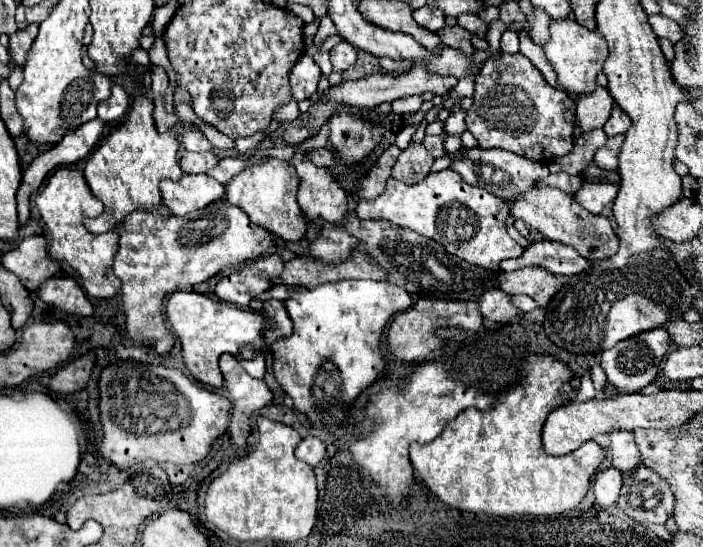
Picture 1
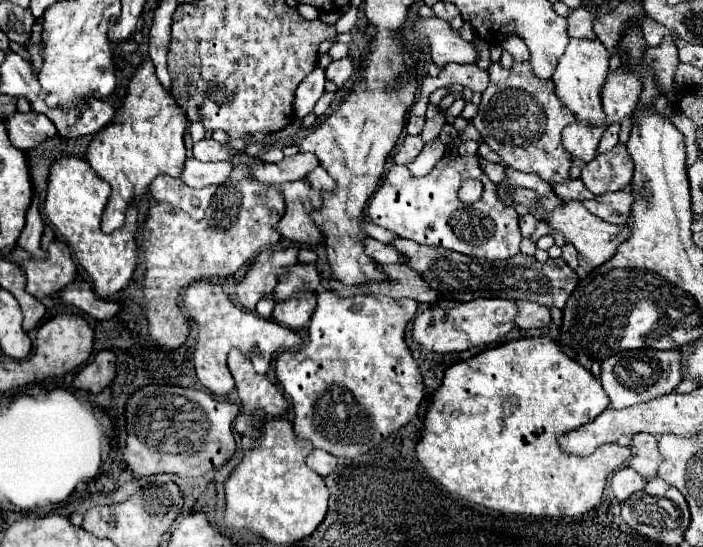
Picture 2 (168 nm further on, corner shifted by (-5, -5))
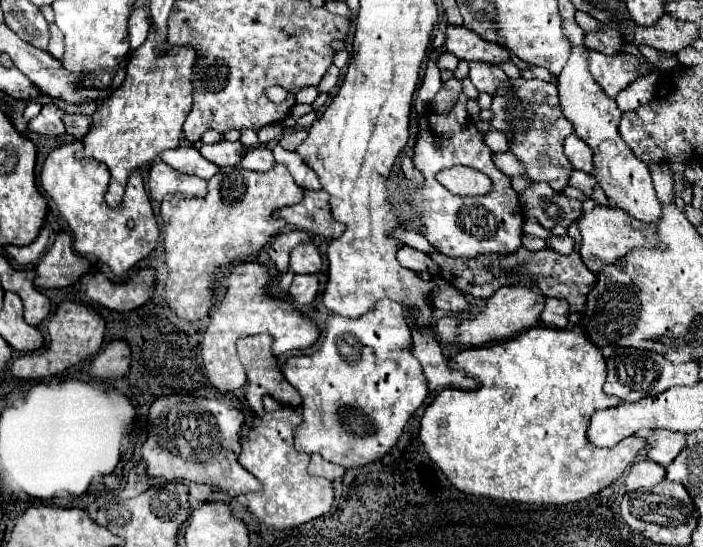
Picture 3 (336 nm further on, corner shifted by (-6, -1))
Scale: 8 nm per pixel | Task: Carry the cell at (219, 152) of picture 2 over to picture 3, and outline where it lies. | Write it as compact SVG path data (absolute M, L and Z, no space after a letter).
M223 139L223 141L219 141L219 143L215 143L215 145L201 145L201 155L207 159L207 161L211 161L211 163L215 163L215 165L219 165L219 167L227 167L227 165L239 165L241 163L241 159L245 157L245 147L239 143L239 141L227 141L227 139Z

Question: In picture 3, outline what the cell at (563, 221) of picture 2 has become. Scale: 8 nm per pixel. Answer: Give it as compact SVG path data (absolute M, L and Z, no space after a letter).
M593 205L593 207L585 209L583 217L579 219L579 229L583 235L583 245L579 247L579 253L581 253L581 259L587 265L587 269L593 273L599 273L605 265L613 265L613 263L621 261L633 249L645 249L645 247L665 249L665 245L657 237L655 225L645 225L643 221L633 219L625 211L615 209L615 207Z

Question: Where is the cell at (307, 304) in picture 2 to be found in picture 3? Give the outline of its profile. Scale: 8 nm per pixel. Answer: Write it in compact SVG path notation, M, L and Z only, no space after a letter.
M295 275L293 283L291 283L291 289L289 289L289 295L293 297L295 303L307 305L315 299L317 287L319 287L317 275Z

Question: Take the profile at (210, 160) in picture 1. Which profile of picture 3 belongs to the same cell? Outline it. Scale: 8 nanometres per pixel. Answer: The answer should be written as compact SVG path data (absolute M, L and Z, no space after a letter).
M177 147L173 151L163 151L161 161L165 161L177 171L183 171L187 175L197 175L205 181L209 181L219 171L219 167L201 157L195 147Z

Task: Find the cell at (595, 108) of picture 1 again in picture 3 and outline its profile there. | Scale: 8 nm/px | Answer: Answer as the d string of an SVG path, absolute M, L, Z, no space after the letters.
M569 135L565 139L565 155L573 163L573 169L587 173L593 171L593 153L581 139L577 139L577 135Z

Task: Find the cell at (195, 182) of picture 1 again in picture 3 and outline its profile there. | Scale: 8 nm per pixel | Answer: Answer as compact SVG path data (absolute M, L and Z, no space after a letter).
M159 161L151 165L149 171L149 193L155 201L163 201L167 193L177 193L177 171L167 163Z

